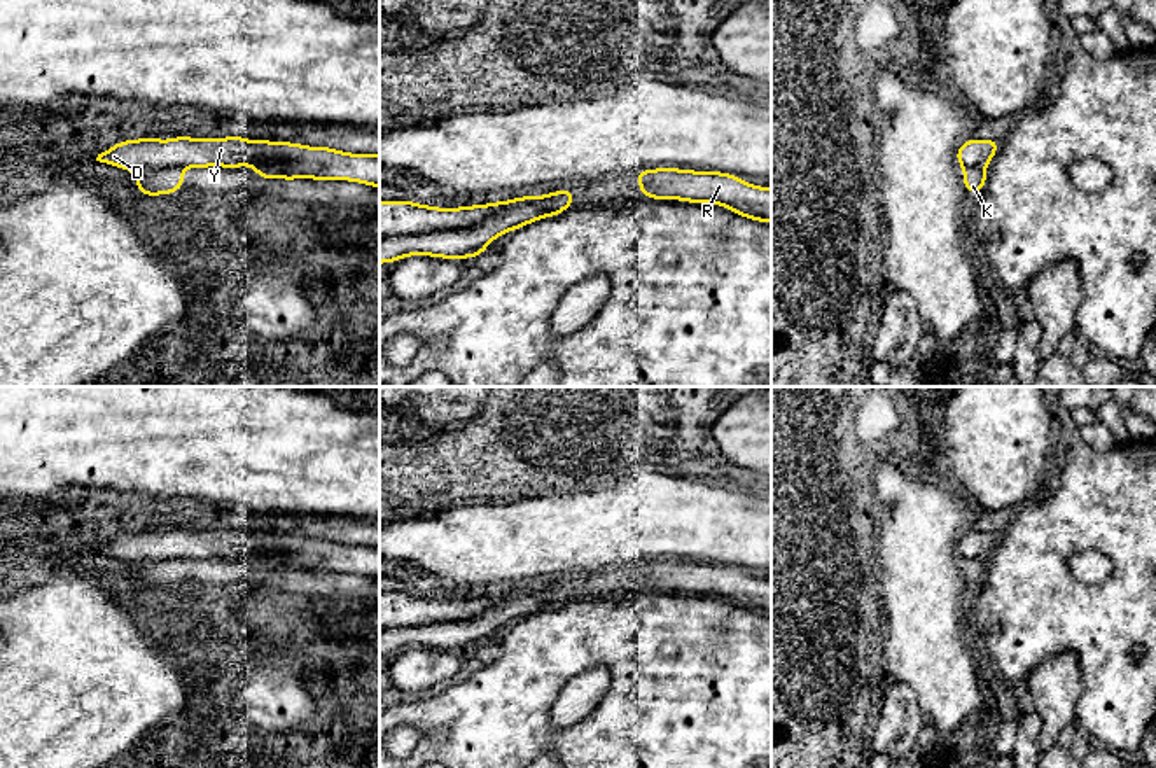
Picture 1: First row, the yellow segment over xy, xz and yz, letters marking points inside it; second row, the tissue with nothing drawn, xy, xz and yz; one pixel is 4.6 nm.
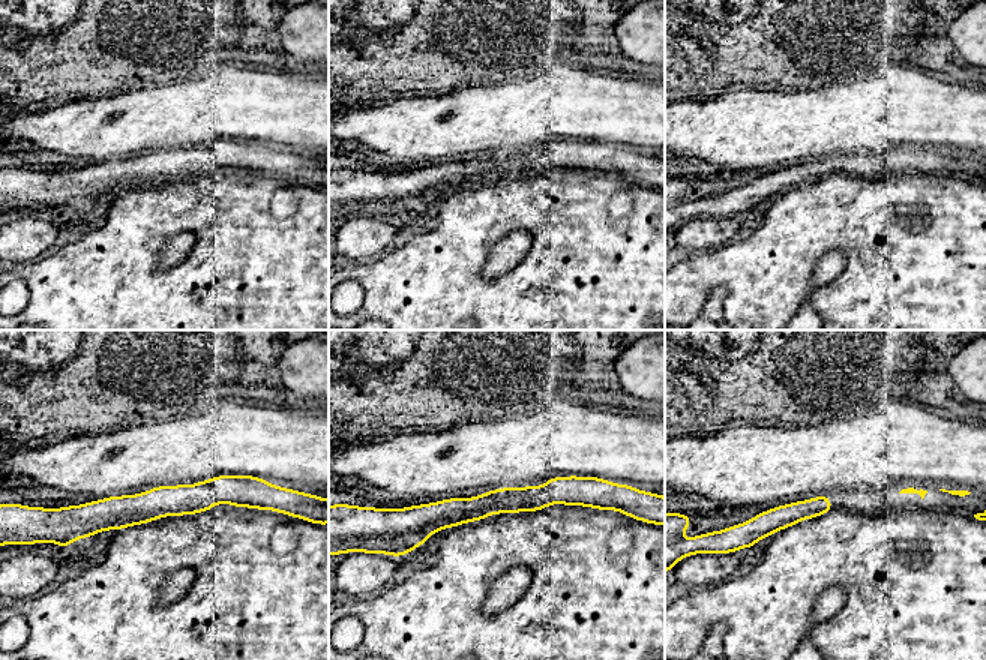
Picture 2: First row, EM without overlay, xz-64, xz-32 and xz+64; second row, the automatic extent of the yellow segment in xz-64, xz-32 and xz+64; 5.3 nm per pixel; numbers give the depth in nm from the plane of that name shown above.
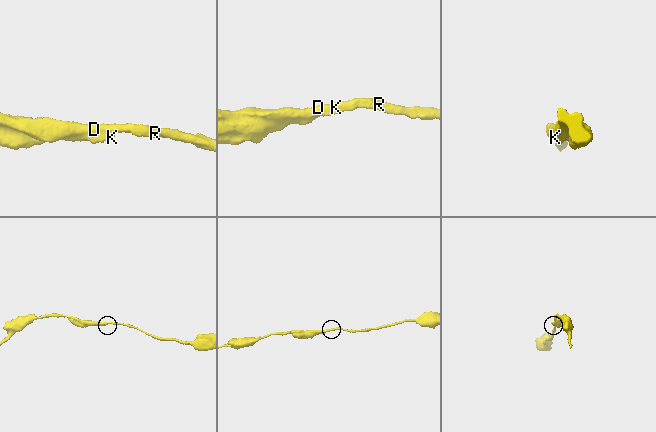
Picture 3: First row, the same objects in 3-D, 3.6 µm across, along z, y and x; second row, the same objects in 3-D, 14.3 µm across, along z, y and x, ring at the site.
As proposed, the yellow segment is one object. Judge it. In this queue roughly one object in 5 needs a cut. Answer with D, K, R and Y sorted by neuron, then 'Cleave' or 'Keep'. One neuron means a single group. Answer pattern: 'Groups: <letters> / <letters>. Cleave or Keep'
Groups: D R Y / K. Cleave

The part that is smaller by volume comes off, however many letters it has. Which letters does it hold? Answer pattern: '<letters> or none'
K

